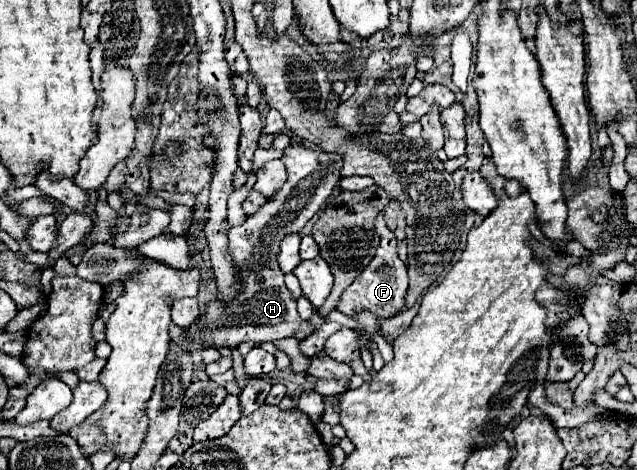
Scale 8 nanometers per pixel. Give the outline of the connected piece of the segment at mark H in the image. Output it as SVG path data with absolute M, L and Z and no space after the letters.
M291 142L285 148L283 162L287 166L287 182L283 184L281 192L267 200L267 204L253 216L245 220L245 224L231 228L231 244L229 250L237 262L241 272L239 280L243 284L241 292L231 304L223 304L219 300L209 302L209 310L205 316L197 318L191 328L187 328L191 338L199 338L201 344L217 344L237 346L241 342L253 340L255 344L273 342L279 338L297 338L305 340L317 328L311 326L307 320L301 320L297 314L297 304L291 298L291 292L283 284L283 272L277 268L277 248L285 234L299 232L321 208L321 204L329 198L335 184L339 182L341 174L341 158L321 152L321 148L313 150L305 144Z

